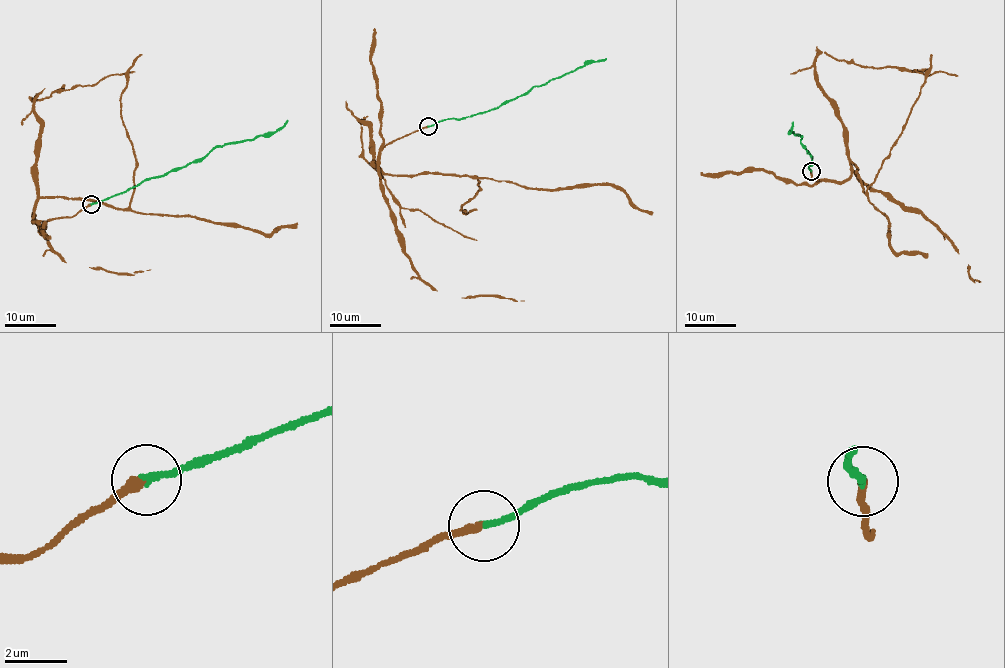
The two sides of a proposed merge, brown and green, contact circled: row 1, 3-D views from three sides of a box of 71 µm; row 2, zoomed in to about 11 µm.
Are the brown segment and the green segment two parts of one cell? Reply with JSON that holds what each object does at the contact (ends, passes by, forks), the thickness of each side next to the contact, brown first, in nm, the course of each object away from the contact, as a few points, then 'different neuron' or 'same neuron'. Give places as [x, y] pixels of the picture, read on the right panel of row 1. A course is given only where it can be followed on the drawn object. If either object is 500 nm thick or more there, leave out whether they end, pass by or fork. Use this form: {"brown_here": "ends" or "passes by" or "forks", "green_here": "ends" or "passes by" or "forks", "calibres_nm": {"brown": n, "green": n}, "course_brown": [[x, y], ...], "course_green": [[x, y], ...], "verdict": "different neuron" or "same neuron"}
{"brown_here": "ends", "green_here": "ends", "calibres_nm": {"brown": 280, "green": 220}, "course_brown": [[811, 171], [813, 179], [834, 181], [851, 174], [847, 128], [818, 82], [817, 56], [957, 76]], "course_green": [[811, 171], [808, 167], [813, 158], [801, 142], [801, 136], [791, 132], [793, 122]], "verdict": "same neuron"}

